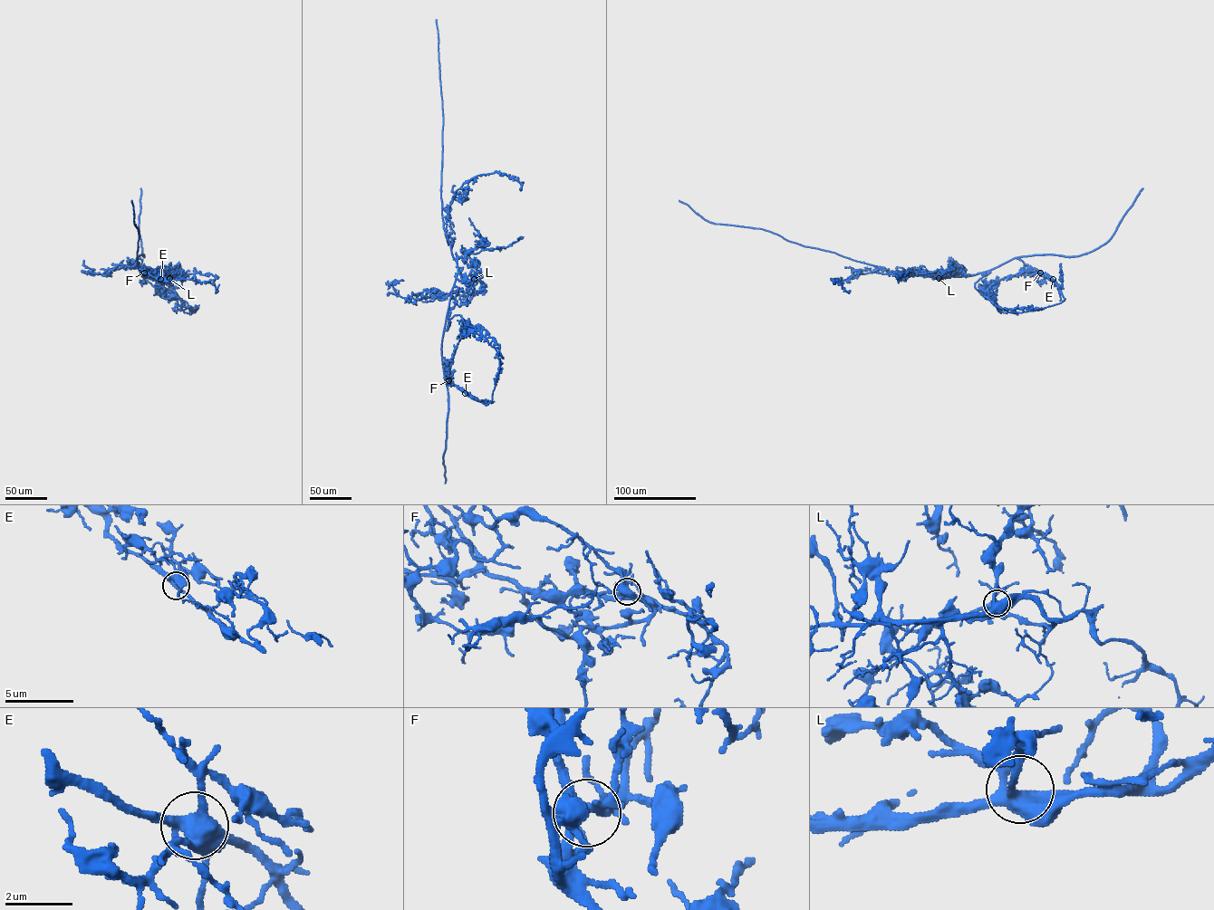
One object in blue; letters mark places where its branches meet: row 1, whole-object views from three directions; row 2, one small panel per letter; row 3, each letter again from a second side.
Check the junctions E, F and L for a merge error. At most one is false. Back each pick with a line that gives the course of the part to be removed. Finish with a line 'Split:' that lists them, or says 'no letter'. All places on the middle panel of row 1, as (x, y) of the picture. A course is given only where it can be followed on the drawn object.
Split: no letter

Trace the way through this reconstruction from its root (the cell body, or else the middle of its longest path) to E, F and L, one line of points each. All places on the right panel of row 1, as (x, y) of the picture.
E: (921, 275), (972, 275), (1016, 257), (1032, 272), (1053, 279)
F: (921, 275), (972, 275), (1016, 257), (1032, 272), (1040, 272)
L: (921, 275), (939, 278)

